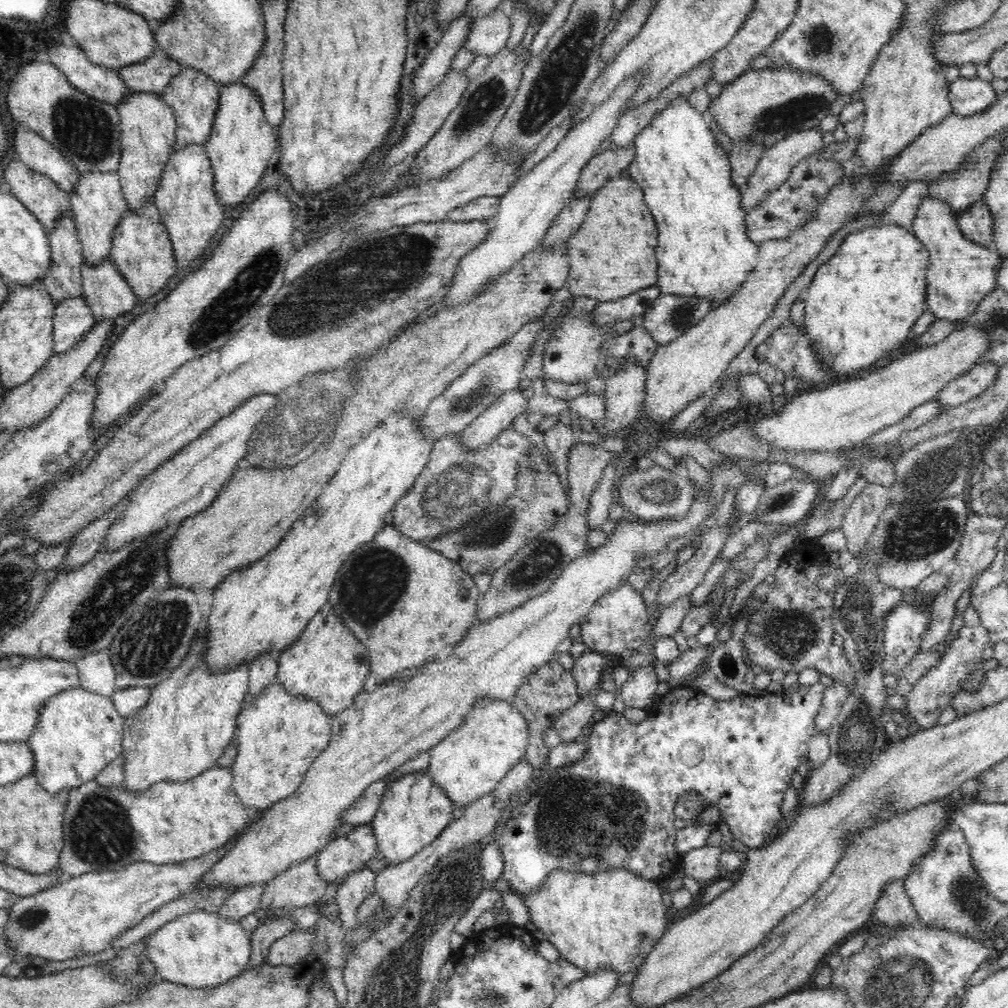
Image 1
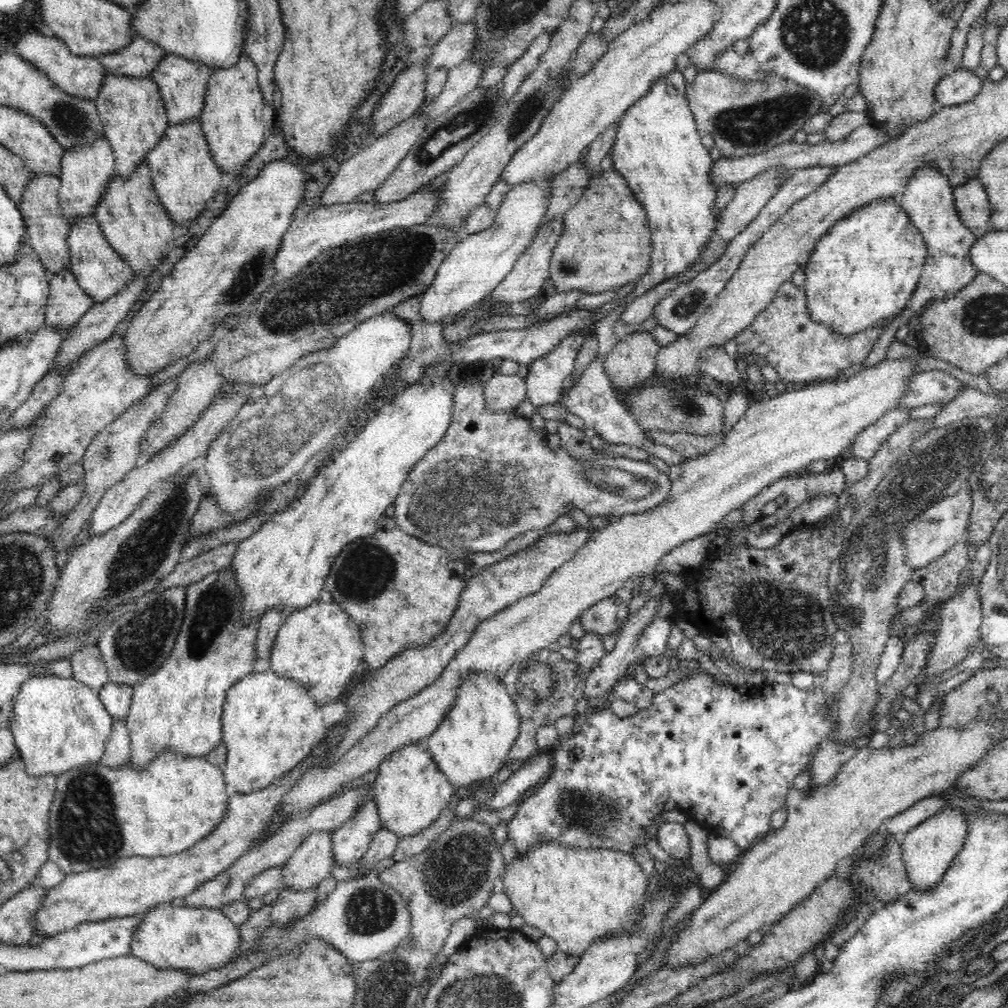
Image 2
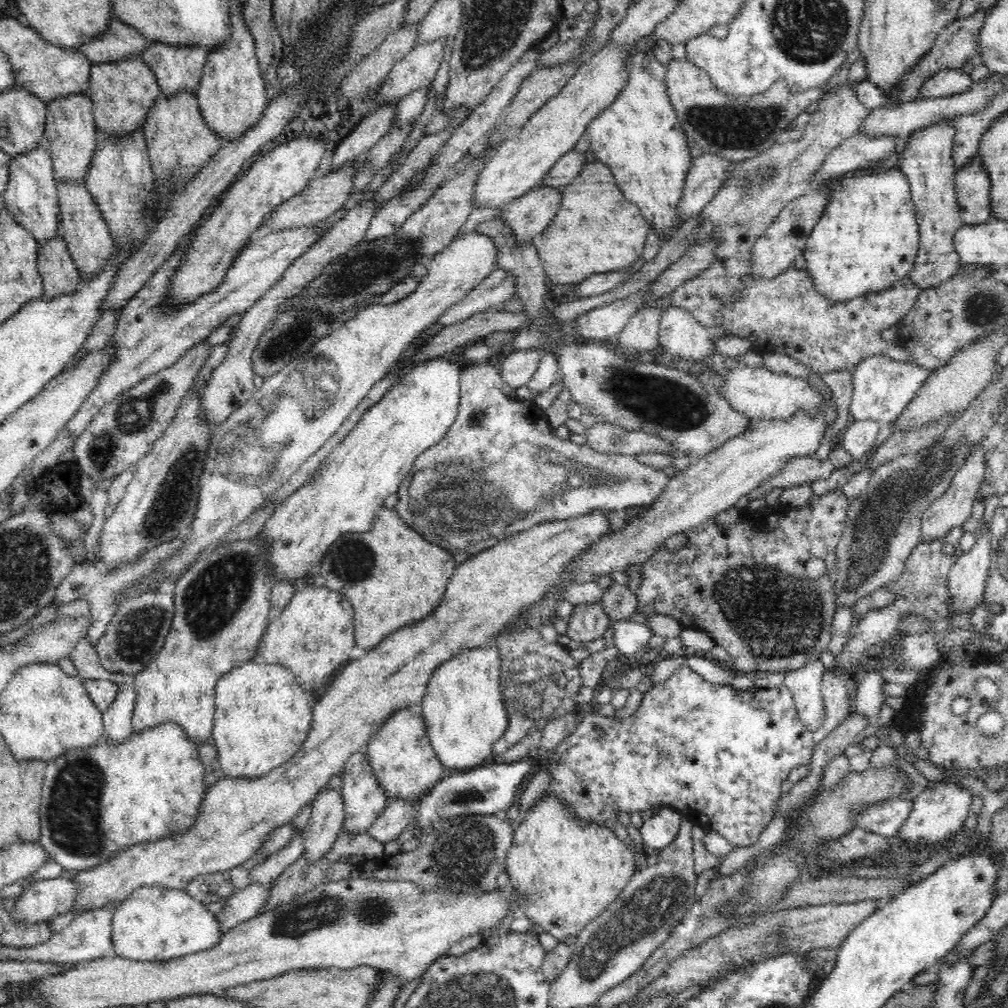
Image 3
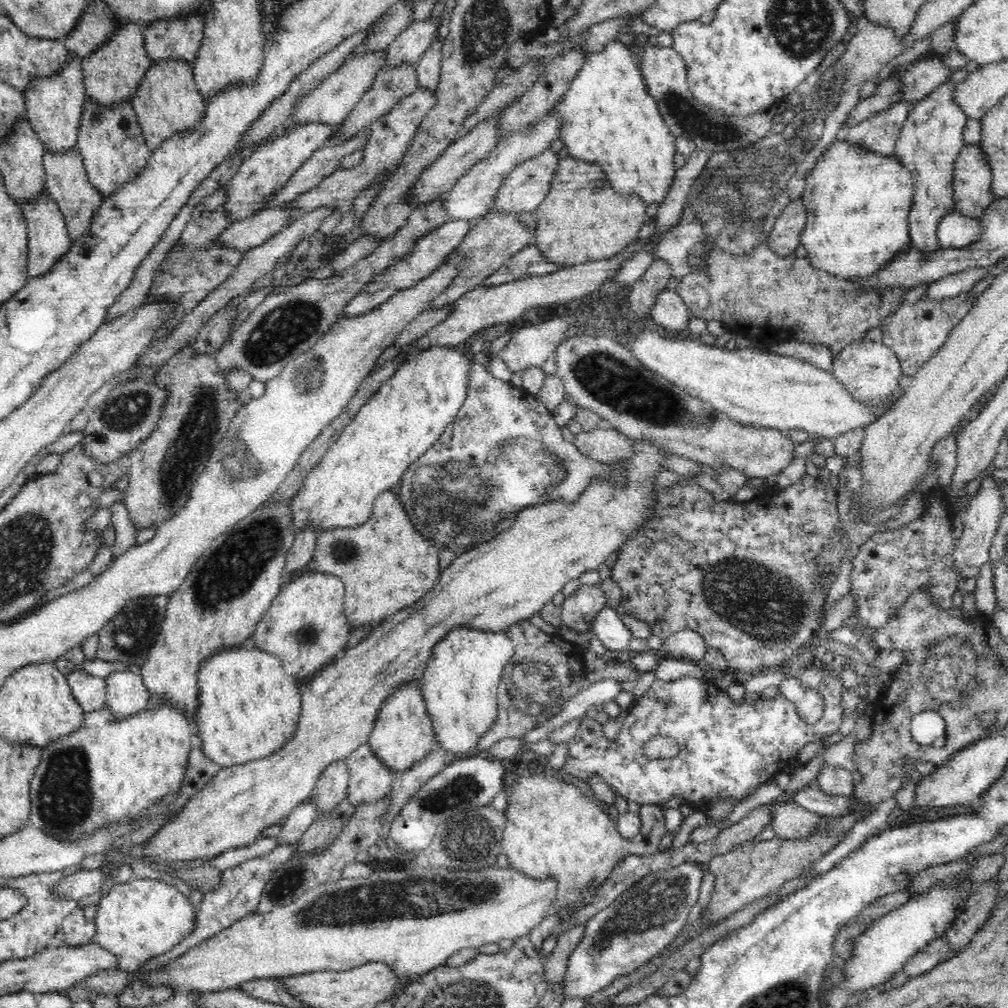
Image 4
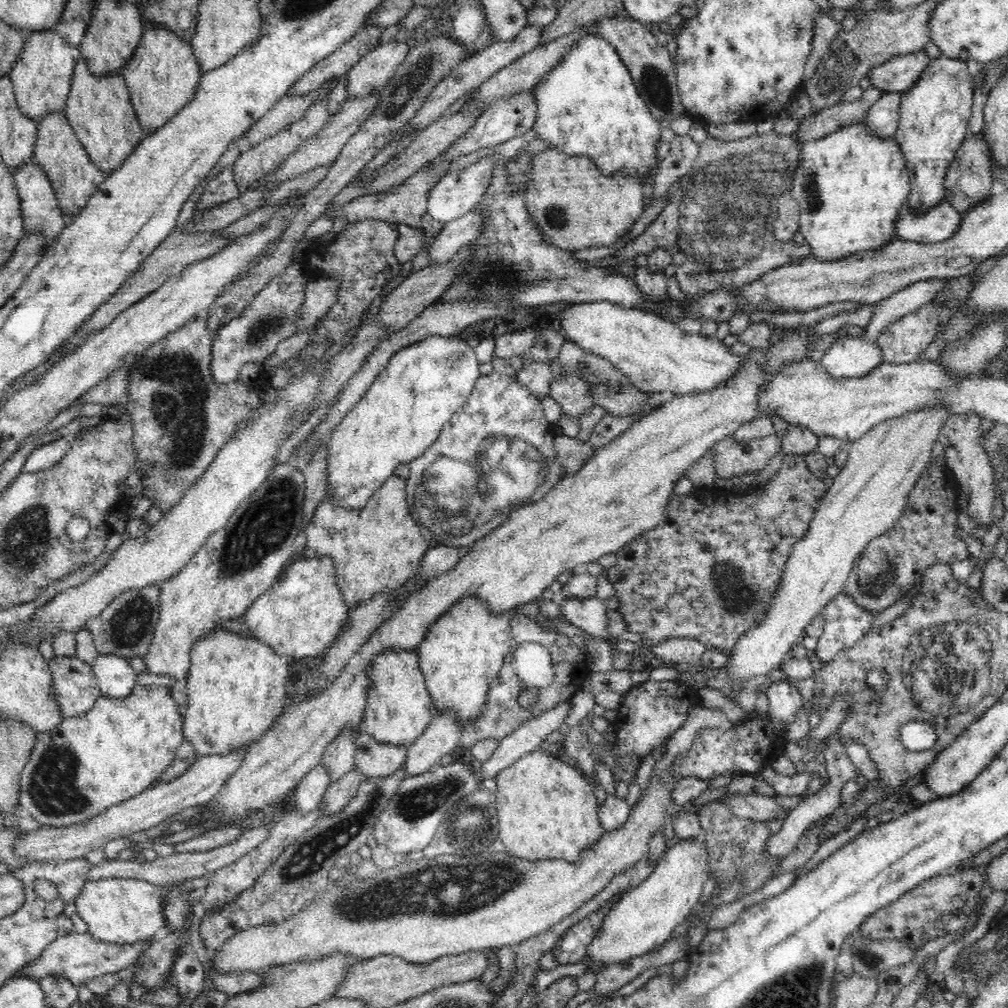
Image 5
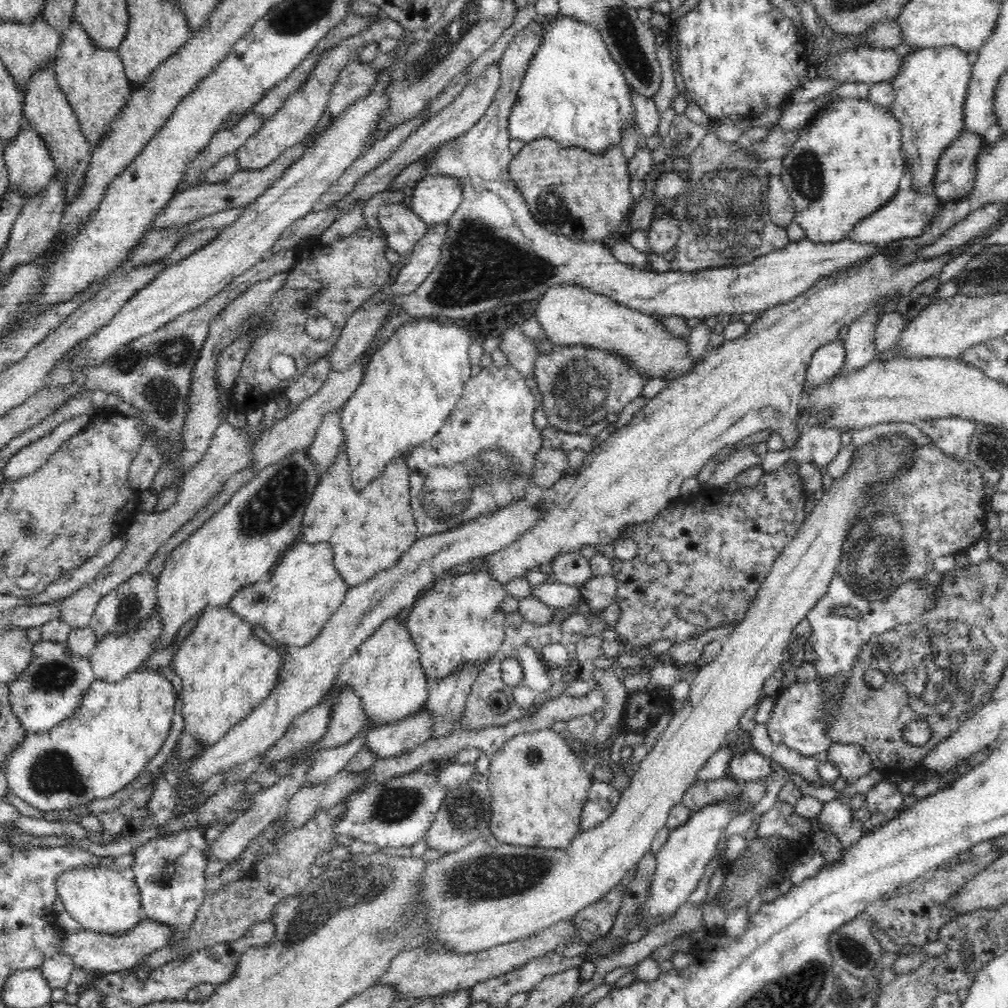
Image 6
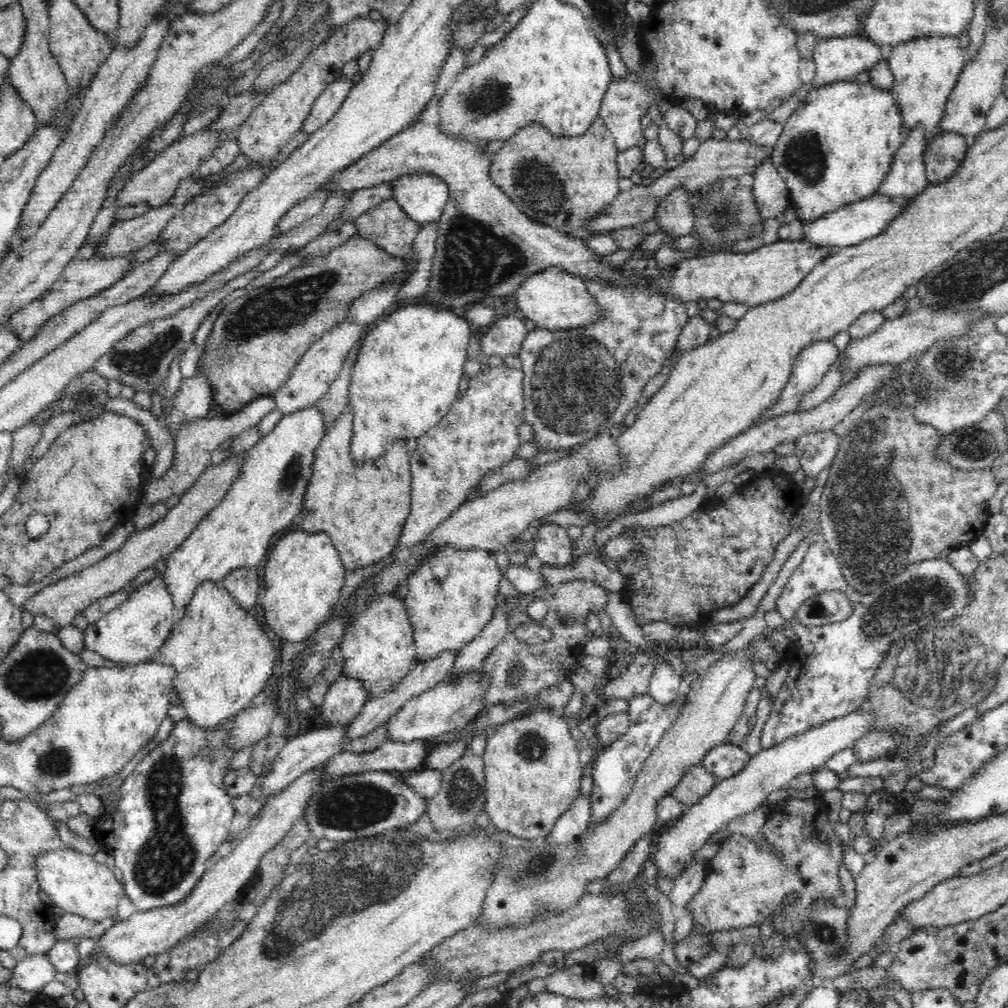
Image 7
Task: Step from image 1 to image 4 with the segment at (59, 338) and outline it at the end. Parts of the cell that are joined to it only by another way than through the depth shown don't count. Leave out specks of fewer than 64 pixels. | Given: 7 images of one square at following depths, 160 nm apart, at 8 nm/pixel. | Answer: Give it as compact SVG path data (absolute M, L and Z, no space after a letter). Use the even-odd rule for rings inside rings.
M46 190L33 201L20 204L26 224L28 237L28 274L30 277L45 275L69 251L72 239L66 228L66 221L56 201Z

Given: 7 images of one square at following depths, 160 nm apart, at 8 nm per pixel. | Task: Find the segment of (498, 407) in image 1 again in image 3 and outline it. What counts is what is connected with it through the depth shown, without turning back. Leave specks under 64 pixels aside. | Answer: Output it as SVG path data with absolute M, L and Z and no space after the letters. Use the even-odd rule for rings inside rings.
M538 346L511 351L501 366L502 382L507 382L515 390L520 386L527 386L538 368L542 352Z

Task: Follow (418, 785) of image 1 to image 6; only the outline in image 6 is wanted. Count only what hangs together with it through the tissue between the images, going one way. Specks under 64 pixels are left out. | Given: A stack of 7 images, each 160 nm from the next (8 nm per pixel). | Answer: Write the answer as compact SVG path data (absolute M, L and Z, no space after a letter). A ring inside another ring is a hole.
M397 617L390 618L342 664L335 682L323 695L323 699L326 697L331 699L340 686L350 685L358 693L358 698L362 701L364 713L366 713L366 718L370 719L372 728L413 715L426 707L429 695L427 676L423 671L419 656L420 653L408 631L406 622L402 622Z

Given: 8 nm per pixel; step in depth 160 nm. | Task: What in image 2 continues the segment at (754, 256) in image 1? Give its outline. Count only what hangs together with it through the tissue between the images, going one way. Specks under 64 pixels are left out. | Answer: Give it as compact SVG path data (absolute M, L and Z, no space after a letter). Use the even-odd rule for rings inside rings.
M678 71L656 80L650 90L617 120L616 142L610 151L614 168L644 207L651 232L651 265L631 290L634 298L664 280L682 276L701 255L720 212L713 212L718 186L709 179L714 154L702 145L686 100L685 79Z

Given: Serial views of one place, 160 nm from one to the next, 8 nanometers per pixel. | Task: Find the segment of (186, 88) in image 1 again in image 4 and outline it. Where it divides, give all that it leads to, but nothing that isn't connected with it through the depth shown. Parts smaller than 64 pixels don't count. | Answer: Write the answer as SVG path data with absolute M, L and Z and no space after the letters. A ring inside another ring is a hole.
M198 12L172 20L152 21L152 24L142 27L145 50L151 61L178 59L194 66L204 39L205 20Z

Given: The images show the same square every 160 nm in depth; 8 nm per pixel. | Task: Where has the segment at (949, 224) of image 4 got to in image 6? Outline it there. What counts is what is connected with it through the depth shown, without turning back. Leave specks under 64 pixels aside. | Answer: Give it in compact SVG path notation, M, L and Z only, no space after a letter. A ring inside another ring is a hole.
M906 171L900 178L900 186L897 193L882 205L877 211L859 220L849 232L849 239L852 242L866 244L887 244L892 241L906 237L914 238L920 236L923 230L931 223L935 212L942 206L942 200L936 195L928 196L912 188L913 179L910 171Z

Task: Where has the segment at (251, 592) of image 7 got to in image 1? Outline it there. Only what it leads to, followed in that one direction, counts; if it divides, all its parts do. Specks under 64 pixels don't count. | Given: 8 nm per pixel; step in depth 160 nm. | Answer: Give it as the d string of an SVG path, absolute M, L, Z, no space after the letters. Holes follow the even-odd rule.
M329 607L318 612L302 635L276 657L279 664L276 680L290 694L316 701L328 716L336 716L352 704L363 691L364 676L371 667L366 647Z

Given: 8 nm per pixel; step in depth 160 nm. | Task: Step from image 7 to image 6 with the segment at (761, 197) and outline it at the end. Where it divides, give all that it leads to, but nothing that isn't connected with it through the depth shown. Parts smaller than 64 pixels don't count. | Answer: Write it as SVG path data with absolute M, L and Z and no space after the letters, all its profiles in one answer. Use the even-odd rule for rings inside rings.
M769 174L767 197L770 218L779 227L786 229L795 217L795 206L782 182L781 175Z

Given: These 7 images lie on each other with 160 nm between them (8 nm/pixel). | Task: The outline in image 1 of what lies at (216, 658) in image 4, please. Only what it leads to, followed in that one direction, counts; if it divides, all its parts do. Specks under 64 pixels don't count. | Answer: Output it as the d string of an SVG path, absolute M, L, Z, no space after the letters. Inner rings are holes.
M277 680L266 686L237 716L238 756L231 769L240 802L250 811L264 812L296 792L314 760L328 746L331 726L331 717L316 701L290 694Z

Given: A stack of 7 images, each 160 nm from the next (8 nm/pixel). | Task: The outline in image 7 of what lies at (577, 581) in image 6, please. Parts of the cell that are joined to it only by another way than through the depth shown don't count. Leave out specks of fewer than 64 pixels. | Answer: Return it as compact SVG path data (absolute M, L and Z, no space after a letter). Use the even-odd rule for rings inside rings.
M542 524L534 538L535 555L543 565L566 566L574 562L573 542L567 536L567 530L558 524Z

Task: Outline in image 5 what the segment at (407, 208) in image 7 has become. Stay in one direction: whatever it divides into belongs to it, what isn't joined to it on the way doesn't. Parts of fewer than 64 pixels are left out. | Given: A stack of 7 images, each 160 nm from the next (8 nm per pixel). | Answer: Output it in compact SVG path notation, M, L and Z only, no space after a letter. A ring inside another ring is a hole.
M491 154L481 158L478 162L466 166L460 170L454 170L444 175L430 189L427 200L427 213L441 223L452 222L456 218L464 216L467 212L472 211L478 204L489 187L491 181L492 169L497 165L500 159L494 158Z

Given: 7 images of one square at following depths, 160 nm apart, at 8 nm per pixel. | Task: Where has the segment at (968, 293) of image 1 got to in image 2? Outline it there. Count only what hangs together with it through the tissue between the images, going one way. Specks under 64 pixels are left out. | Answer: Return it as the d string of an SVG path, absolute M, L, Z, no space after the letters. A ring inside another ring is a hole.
M932 163L918 167L909 178L901 205L907 211L910 222L918 227L928 247L923 272L906 307L880 334L876 346L863 362L864 368L877 365L886 359L886 352L895 341L897 330L903 324L907 324L907 320L912 315L919 316L921 310L932 301L953 297L956 292L961 291L970 282L974 282L974 278L978 276L979 271L970 260L970 249L975 243L976 235L962 222L955 207L955 196L952 192L950 181Z

